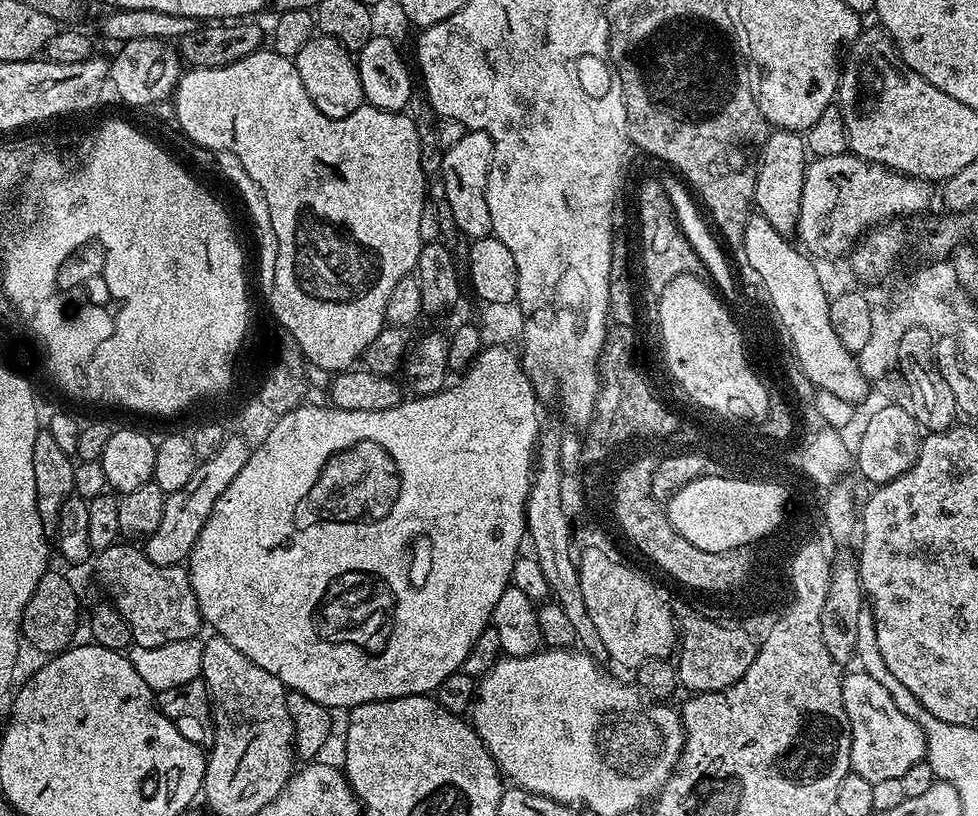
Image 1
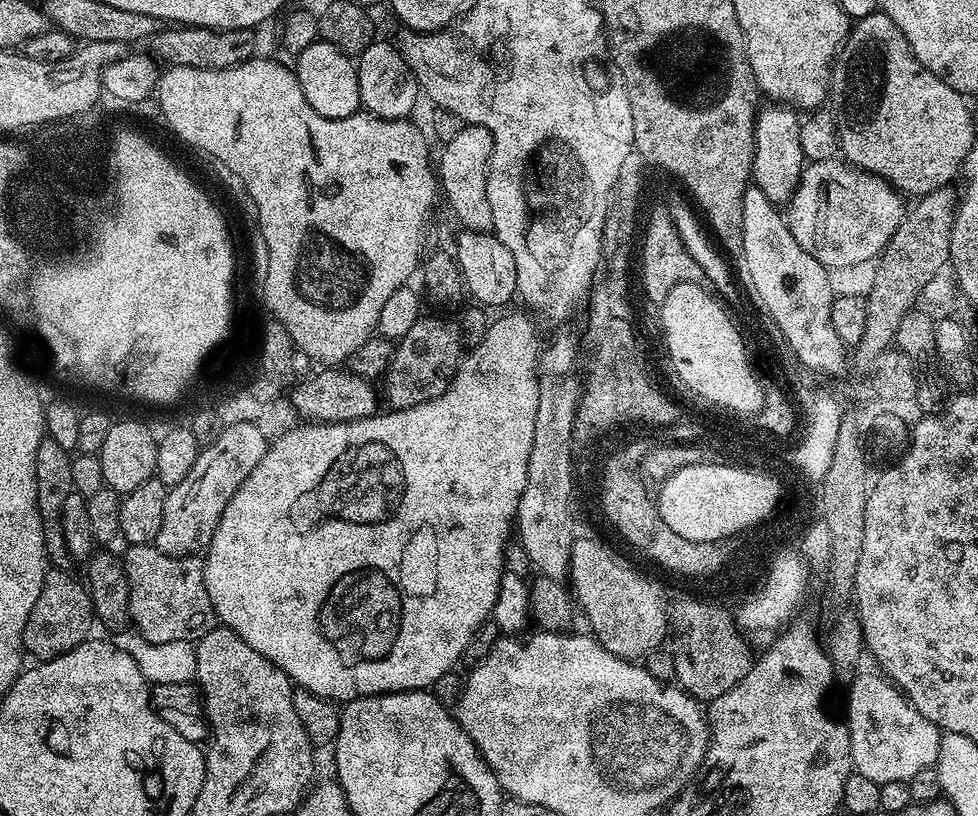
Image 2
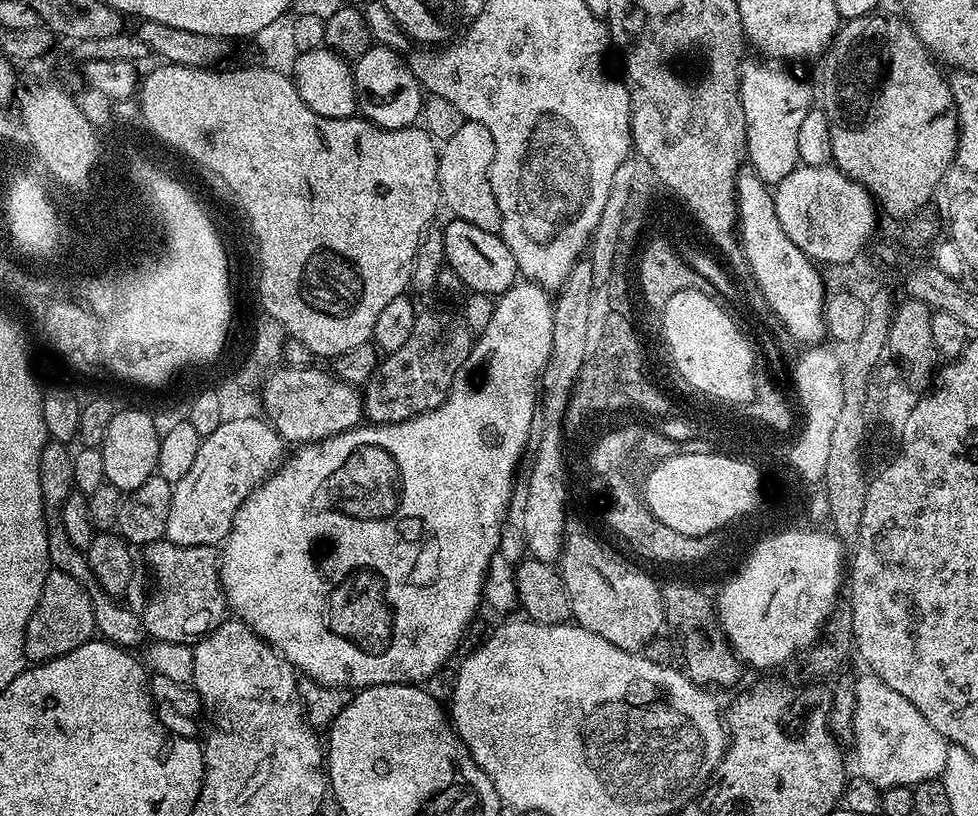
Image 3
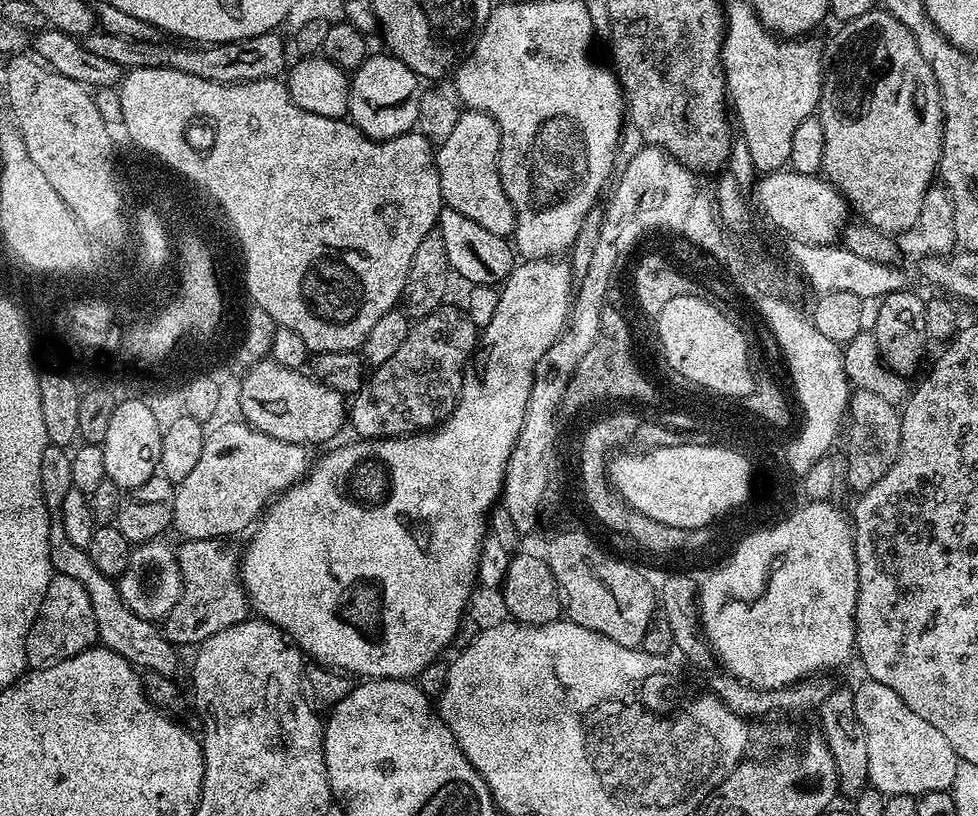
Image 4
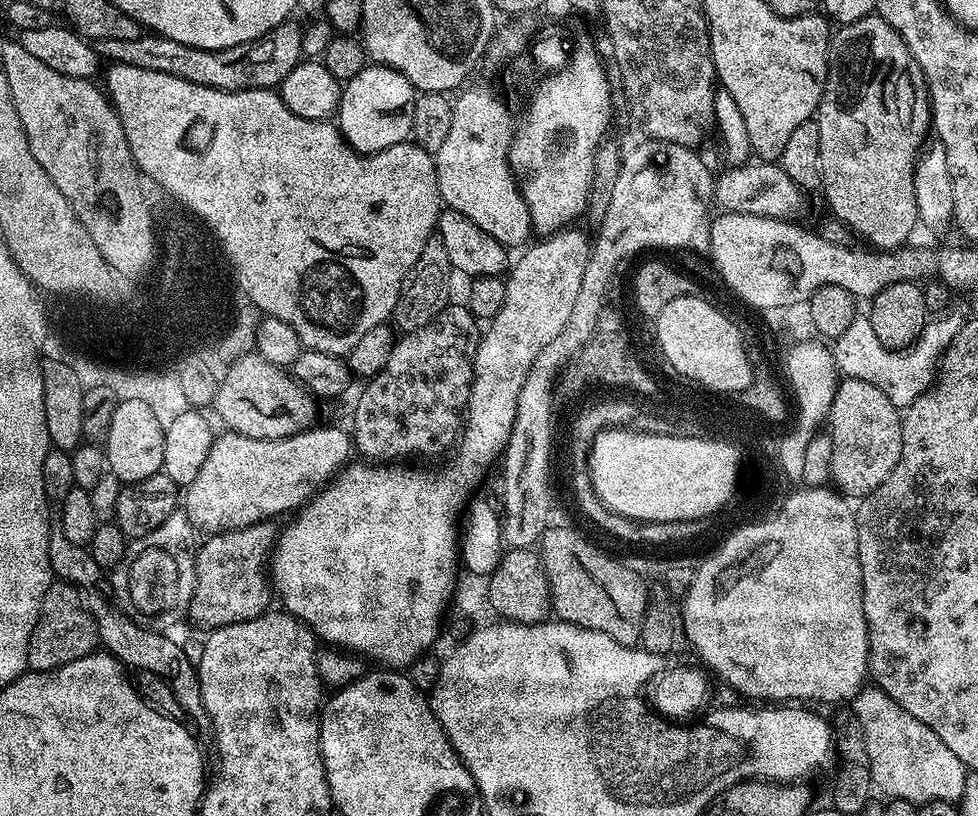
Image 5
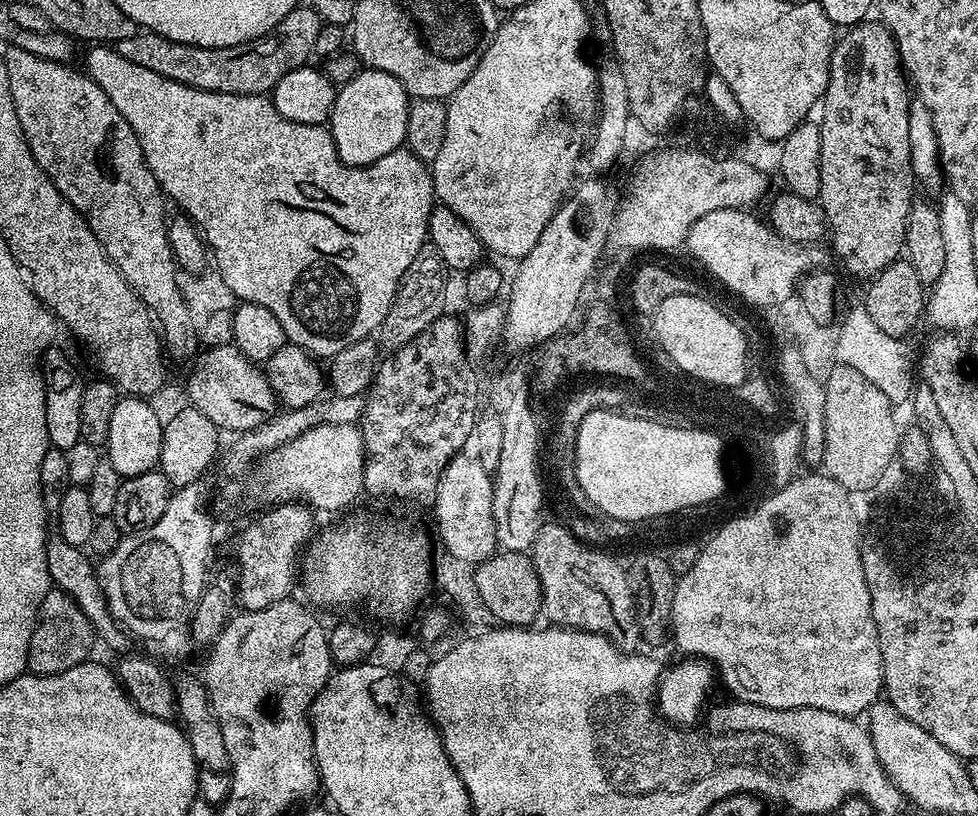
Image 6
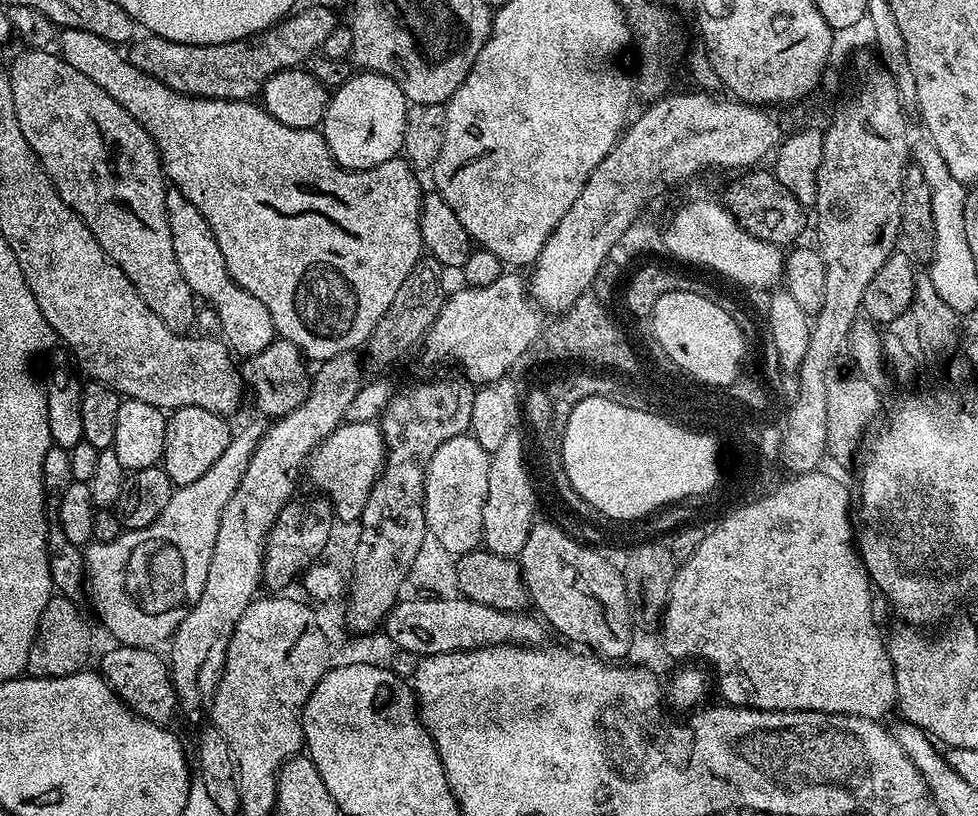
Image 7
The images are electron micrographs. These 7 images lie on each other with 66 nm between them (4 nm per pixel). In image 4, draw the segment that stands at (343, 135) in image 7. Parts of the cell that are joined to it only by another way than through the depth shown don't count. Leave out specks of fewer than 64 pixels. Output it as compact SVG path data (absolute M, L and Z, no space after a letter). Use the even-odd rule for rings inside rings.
M391 54L383 55L369 55L364 65L351 73L348 89L348 116L351 123L371 140L389 140L401 136L403 132L413 131L422 91L421 77L416 76L406 62Z

